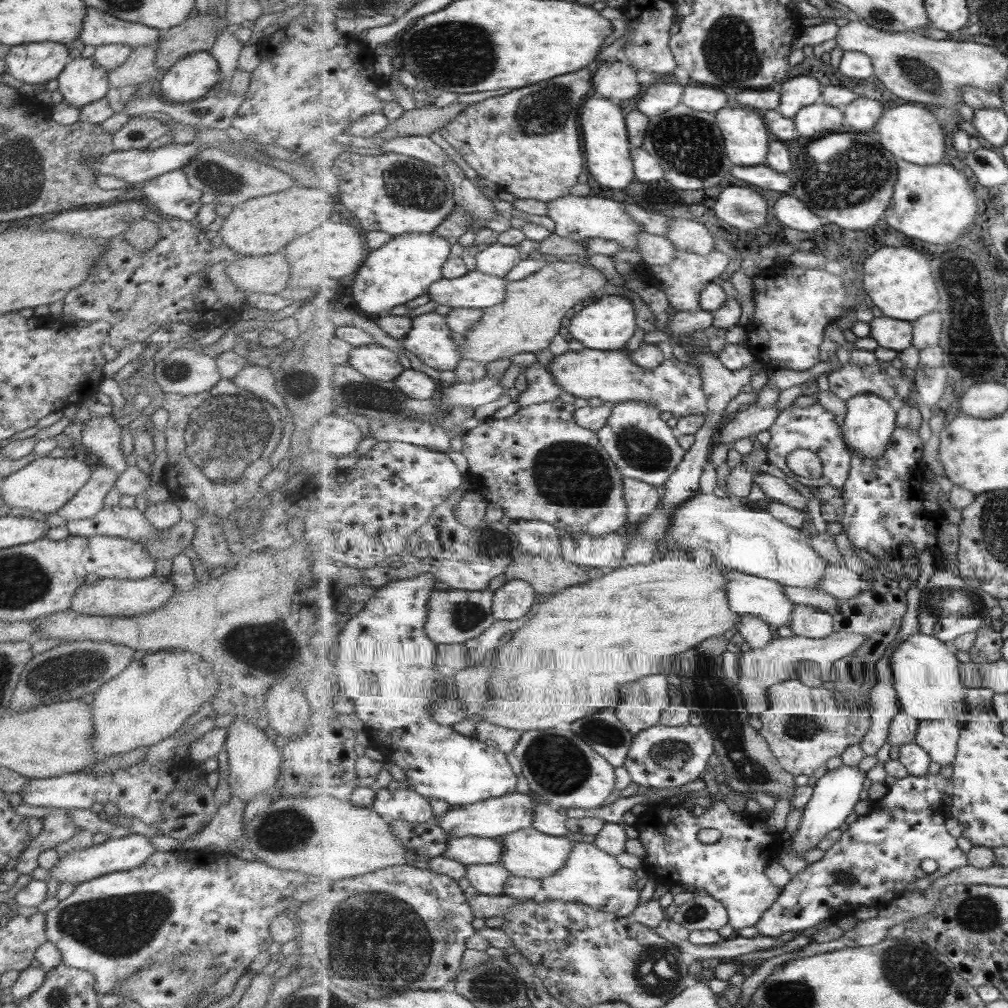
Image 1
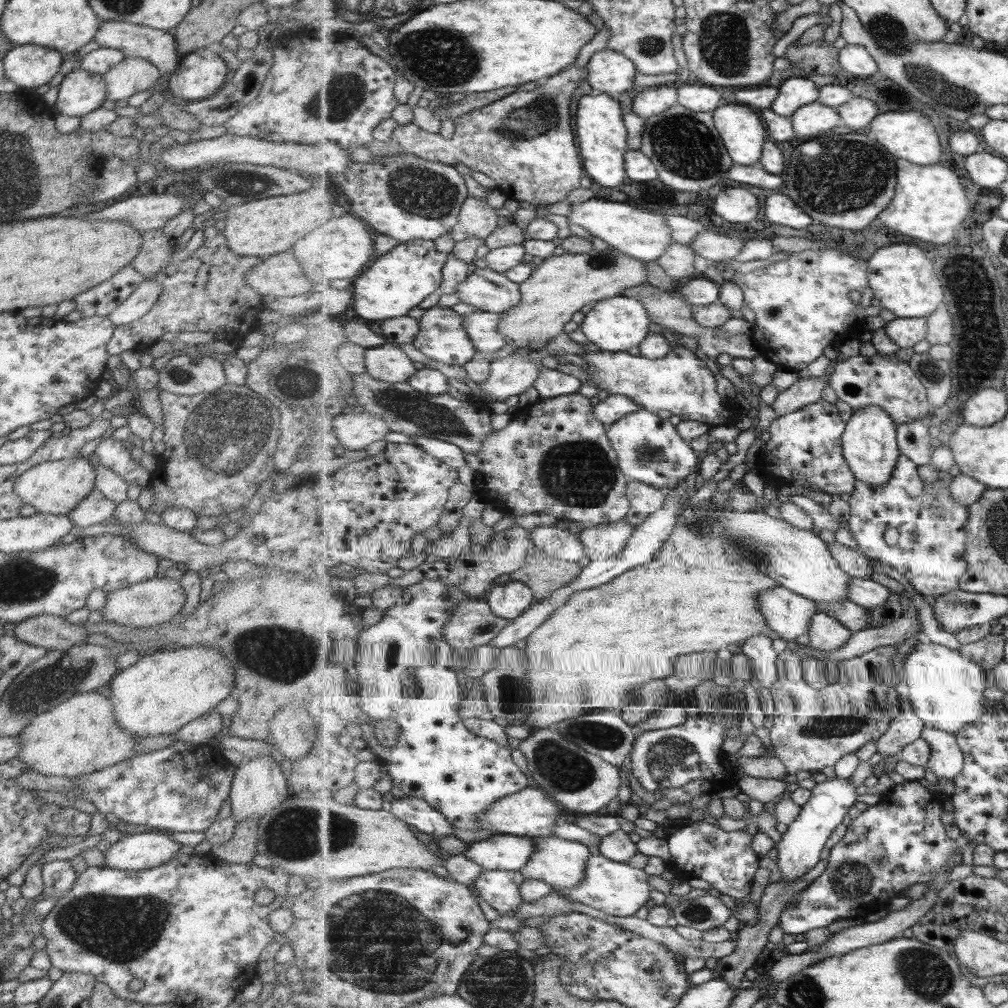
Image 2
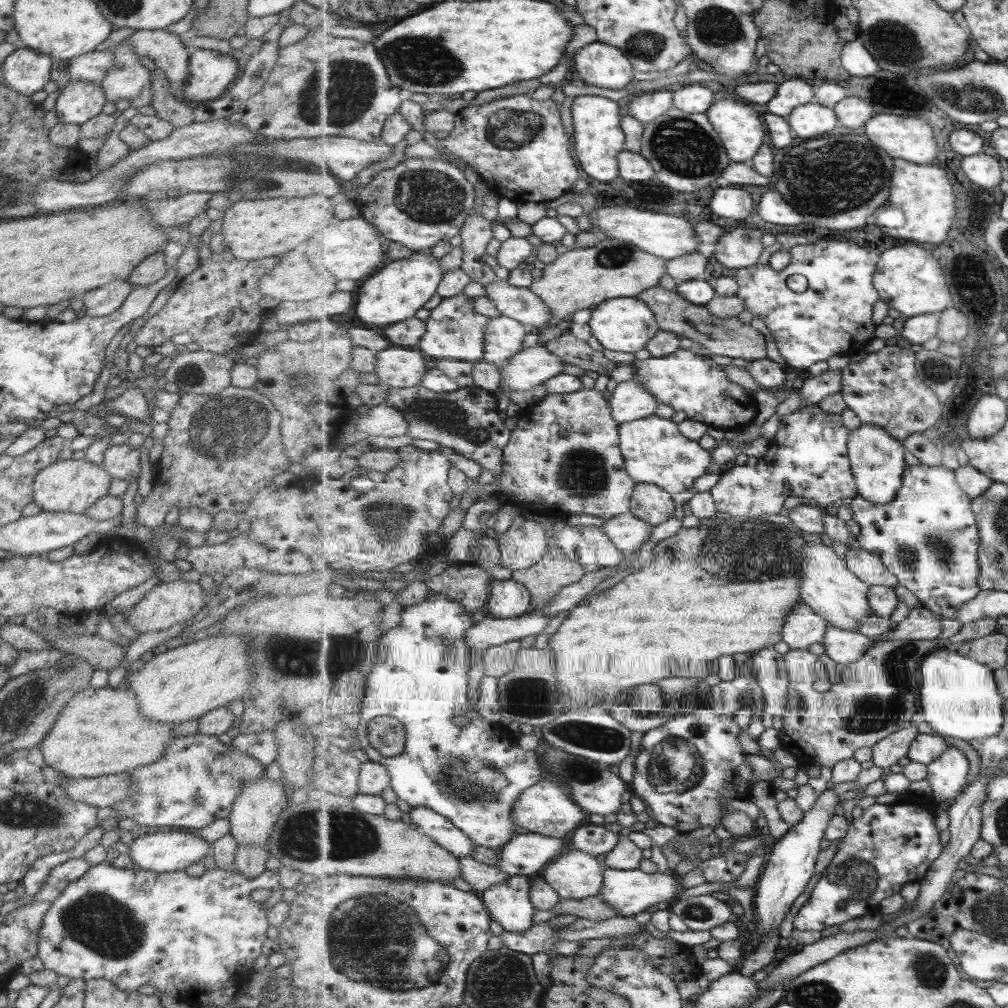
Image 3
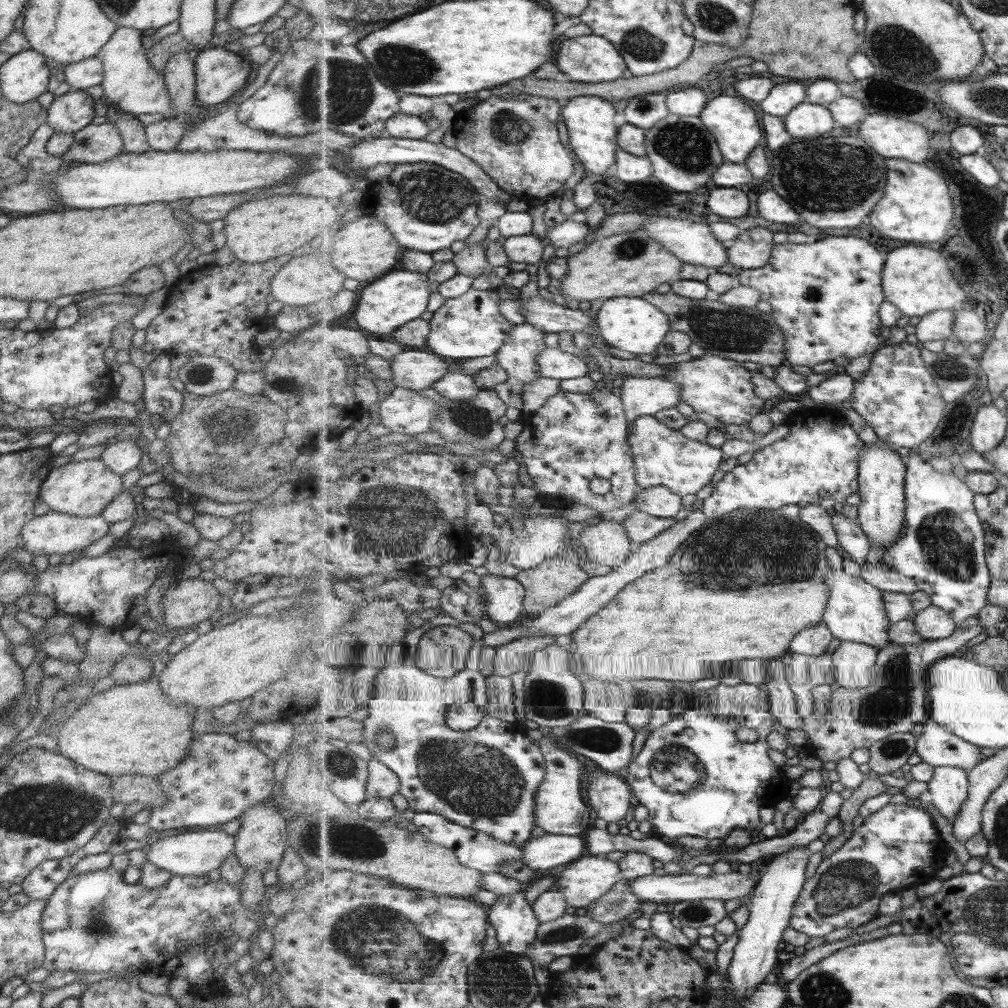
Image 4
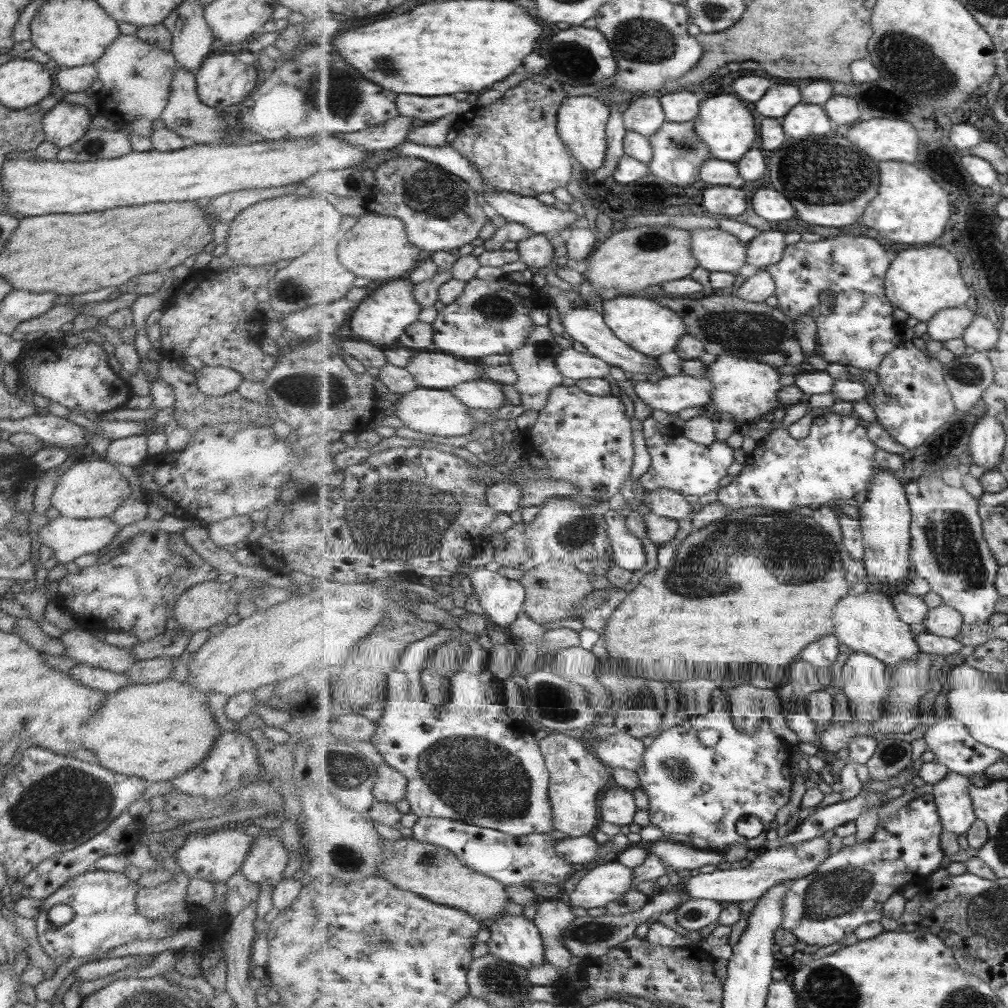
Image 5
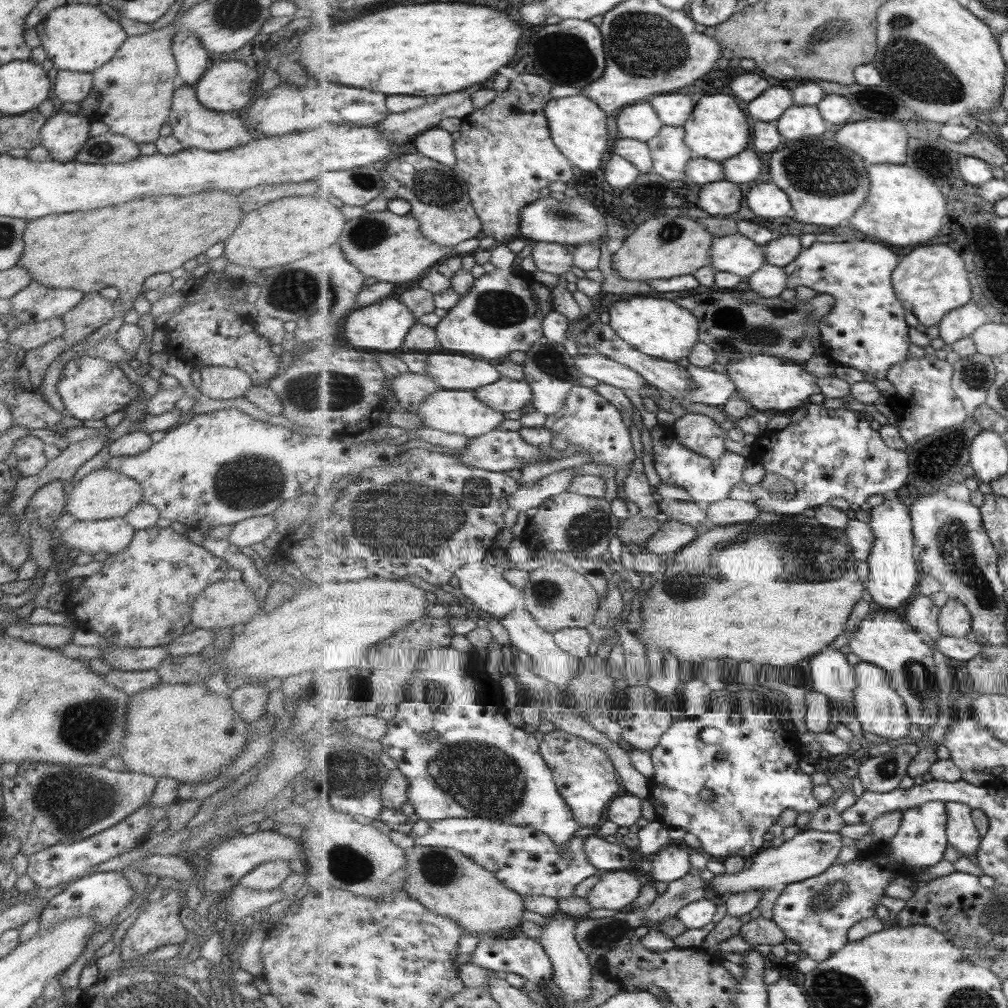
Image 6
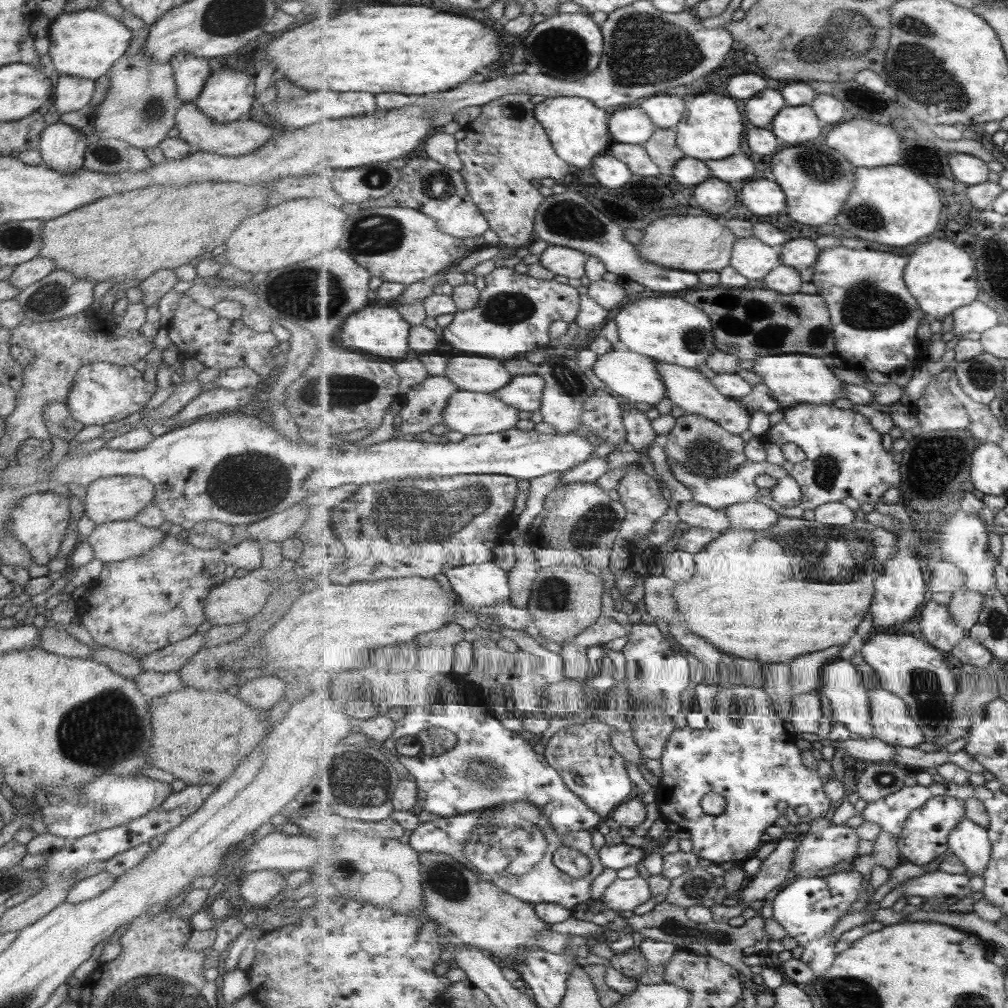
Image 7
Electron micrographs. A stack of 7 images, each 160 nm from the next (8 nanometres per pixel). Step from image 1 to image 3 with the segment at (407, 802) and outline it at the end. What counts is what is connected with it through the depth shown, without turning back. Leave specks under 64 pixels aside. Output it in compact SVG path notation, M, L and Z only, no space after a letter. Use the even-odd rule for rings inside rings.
M424 806L412 807L408 814L413 826L430 836L456 857L472 858L472 850L477 844L469 838L468 834L459 830L455 824L452 824L442 814Z

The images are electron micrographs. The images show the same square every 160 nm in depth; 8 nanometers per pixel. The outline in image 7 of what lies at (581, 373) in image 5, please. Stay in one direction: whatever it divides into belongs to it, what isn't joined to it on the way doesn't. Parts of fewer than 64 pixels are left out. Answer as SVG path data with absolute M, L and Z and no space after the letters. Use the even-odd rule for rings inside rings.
M620 346L603 356L598 356L592 371L613 392L616 392L619 398L625 398L633 403L646 402L655 407L661 398L667 397L667 387L660 379L656 362L657 360L651 359L649 356L629 351L624 346Z

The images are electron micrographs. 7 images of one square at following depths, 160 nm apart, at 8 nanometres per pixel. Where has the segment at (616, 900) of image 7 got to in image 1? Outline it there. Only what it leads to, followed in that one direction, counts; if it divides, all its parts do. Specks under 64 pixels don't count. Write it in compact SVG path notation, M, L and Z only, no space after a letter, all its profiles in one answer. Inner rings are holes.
M534 827L502 836L500 842L504 846L500 863L515 876L536 879L553 876L558 870L561 870L565 866L575 844L575 841L563 836L543 834Z

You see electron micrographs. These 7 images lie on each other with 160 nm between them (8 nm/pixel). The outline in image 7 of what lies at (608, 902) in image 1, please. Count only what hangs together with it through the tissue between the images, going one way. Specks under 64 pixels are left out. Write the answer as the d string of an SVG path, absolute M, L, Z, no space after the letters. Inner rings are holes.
M834 825L798 836L792 872L795 878L814 877L819 870L831 868L841 860L857 858L858 832L845 825Z

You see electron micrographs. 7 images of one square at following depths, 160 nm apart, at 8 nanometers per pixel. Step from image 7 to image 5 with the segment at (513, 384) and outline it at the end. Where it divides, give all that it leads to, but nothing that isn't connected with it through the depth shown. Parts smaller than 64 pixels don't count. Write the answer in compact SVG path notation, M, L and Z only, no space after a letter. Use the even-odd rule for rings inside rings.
M487 379L470 380L462 382L449 390L468 408L480 408L491 410L499 408L505 403L505 394L501 390L499 382Z

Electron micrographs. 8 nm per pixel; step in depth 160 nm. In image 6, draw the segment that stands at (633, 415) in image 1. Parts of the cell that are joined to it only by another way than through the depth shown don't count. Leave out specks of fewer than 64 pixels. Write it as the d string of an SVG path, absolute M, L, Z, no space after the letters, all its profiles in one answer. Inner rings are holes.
M656 424L650 432L655 469L661 482L674 484L691 493L695 502L704 507L718 500L729 497L731 489L737 484L743 484L743 470L749 460L741 454L725 451L718 459L703 456L697 451L686 447L679 439L673 426Z

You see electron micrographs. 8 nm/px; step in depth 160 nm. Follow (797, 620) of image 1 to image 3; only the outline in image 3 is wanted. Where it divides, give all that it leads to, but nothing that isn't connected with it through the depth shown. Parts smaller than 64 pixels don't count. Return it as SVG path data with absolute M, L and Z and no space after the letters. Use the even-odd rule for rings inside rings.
M829 624L821 643L827 656L837 664L855 662L873 647L872 640L858 630L843 630Z

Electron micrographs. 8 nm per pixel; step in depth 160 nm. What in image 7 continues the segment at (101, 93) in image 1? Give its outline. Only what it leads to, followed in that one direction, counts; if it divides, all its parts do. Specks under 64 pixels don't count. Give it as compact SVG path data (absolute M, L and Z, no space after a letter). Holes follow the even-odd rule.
M57 121L41 132L37 149L43 165L63 174L71 174L83 168L87 141L81 130Z

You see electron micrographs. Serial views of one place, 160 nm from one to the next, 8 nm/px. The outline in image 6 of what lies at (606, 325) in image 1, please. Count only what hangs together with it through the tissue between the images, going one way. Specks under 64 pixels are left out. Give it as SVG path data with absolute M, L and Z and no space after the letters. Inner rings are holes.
M630 298L606 305L610 315L610 325L623 340L630 342L636 350L657 359L675 362L688 358L700 341L700 322L693 312L659 298Z

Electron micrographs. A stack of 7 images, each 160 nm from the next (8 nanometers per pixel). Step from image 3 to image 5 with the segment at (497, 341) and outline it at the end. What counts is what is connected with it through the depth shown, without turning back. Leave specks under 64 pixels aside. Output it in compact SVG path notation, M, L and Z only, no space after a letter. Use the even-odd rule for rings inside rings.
M537 325L529 333L524 345L513 350L509 355L509 364L519 375L514 387L518 391L521 404L526 407L526 410L540 411L547 406L551 389L559 386L565 380L565 376L556 364L556 360L562 355L563 350L553 338L551 328L548 325Z

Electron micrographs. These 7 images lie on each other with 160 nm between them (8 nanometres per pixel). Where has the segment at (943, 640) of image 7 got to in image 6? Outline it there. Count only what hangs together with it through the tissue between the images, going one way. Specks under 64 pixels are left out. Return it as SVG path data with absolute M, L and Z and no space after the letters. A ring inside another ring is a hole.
M916 595L908 604L904 621L916 628L921 634L928 634L932 640L943 637L939 624L941 608L931 602L929 596Z

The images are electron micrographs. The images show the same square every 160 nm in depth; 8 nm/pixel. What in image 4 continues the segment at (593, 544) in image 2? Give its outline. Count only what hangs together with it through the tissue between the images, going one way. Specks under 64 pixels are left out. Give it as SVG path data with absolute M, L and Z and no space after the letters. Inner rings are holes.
M637 510L630 513L622 523L629 539L633 541L633 546L636 548L659 537L659 534L665 533L669 528L675 526L677 520L675 518L657 518Z

